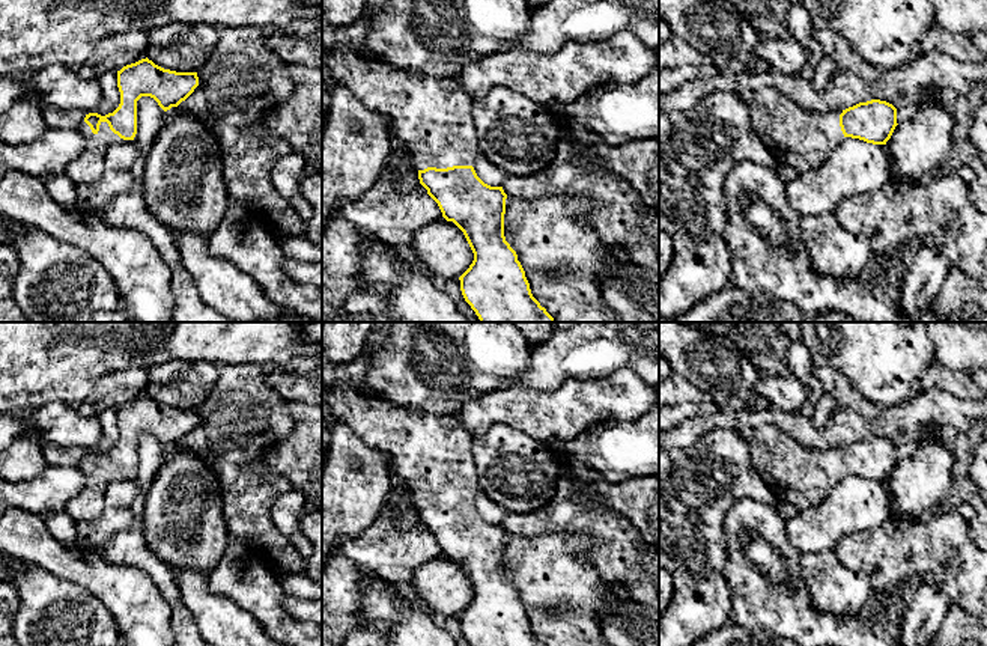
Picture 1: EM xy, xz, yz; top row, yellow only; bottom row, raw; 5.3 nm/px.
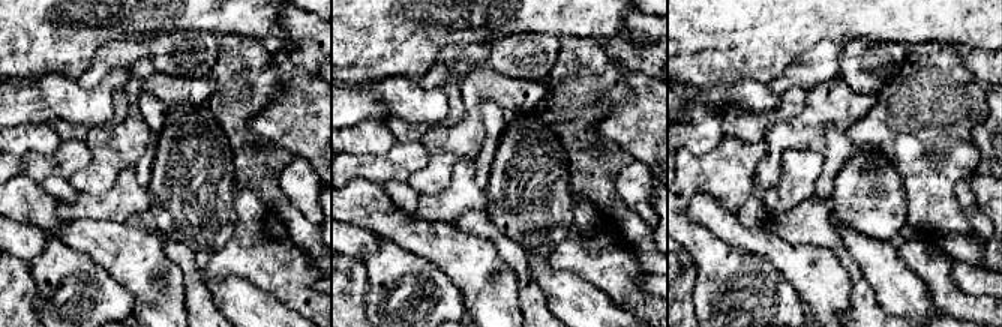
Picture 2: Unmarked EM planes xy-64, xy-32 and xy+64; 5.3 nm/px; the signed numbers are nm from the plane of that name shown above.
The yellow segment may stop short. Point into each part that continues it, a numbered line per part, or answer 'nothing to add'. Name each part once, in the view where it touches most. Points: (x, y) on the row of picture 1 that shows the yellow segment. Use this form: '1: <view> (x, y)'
1: xz (431, 118)

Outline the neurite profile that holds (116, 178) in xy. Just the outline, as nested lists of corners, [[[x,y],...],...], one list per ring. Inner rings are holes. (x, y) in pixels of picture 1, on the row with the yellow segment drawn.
[[[114,140],[105,149],[105,164],[101,178],[90,184],[78,184],[75,208],[81,211],[98,211],[125,193],[140,190],[132,178],[131,169],[137,158],[134,140]]]

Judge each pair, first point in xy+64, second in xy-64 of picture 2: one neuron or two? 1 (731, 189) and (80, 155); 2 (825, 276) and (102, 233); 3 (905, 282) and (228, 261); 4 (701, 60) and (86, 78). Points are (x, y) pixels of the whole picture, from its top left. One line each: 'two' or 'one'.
1: one
2: one
3: two
4: two

